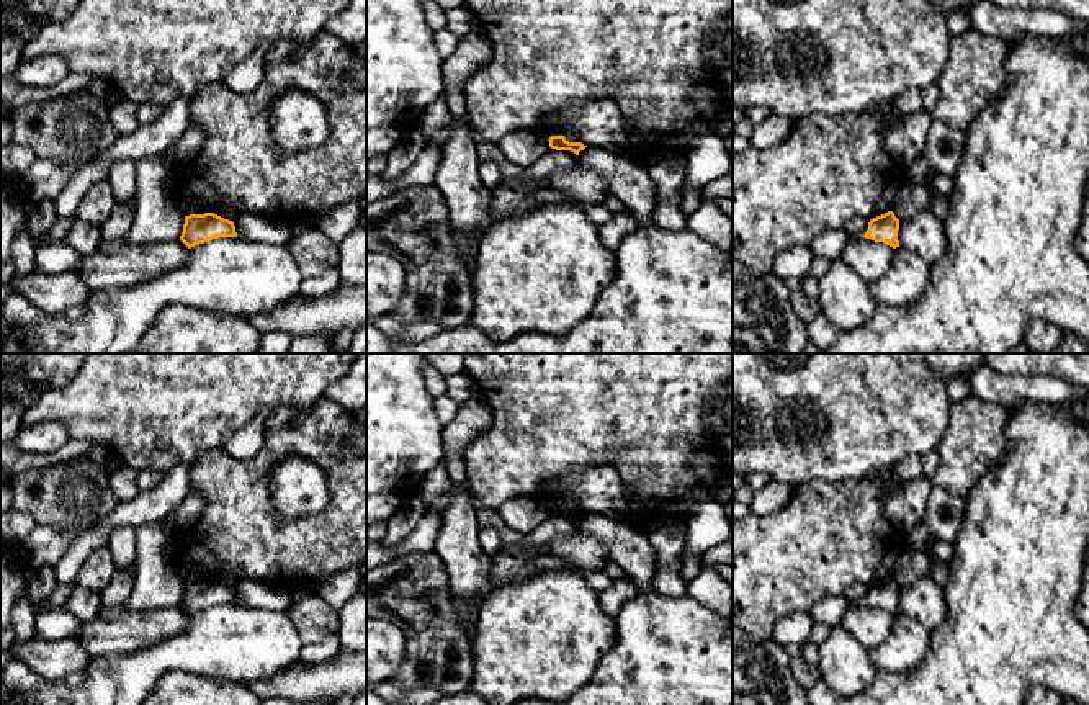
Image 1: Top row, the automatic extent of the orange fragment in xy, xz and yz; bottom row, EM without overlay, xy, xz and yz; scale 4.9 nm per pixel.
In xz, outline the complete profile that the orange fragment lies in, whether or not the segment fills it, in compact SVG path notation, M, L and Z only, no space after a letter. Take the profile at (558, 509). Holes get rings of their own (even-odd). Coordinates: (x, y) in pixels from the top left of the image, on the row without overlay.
M551 502L549 514L556 517L571 517L576 522L579 522L580 517L584 517L587 512L582 509L569 509L564 502Z

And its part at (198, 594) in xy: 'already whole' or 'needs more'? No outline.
already whole

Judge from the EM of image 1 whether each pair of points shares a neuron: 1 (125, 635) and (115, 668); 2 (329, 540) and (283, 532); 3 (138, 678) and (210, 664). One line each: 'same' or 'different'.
1: different
2: same
3: same

